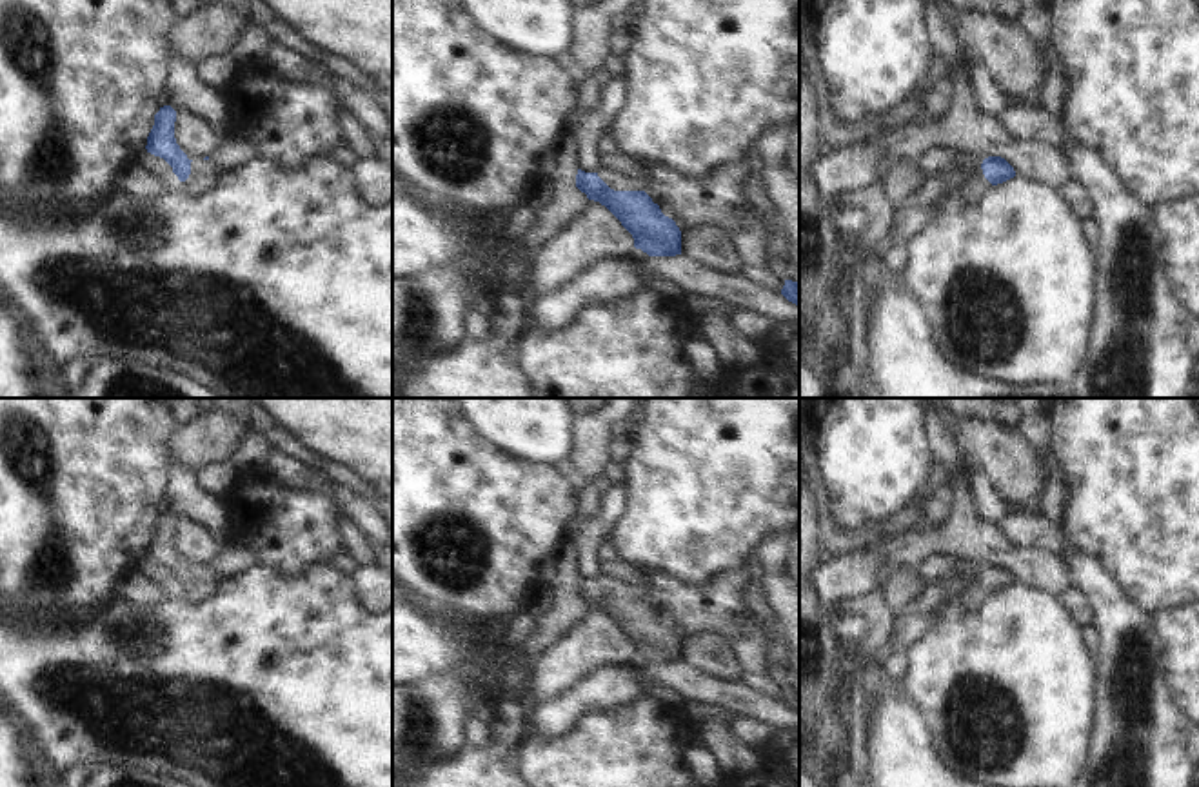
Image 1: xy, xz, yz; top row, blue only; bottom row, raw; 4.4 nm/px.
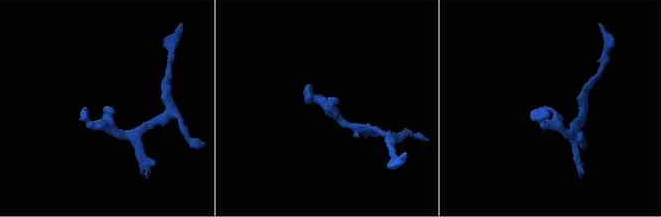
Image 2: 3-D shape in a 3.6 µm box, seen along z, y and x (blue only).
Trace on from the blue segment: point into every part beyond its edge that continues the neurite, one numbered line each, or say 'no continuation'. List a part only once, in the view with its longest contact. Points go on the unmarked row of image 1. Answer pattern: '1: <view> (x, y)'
1: xz (614, 587).

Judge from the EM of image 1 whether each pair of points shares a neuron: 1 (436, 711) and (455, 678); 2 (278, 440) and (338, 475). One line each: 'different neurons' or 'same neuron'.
1: same neuron
2: same neuron

